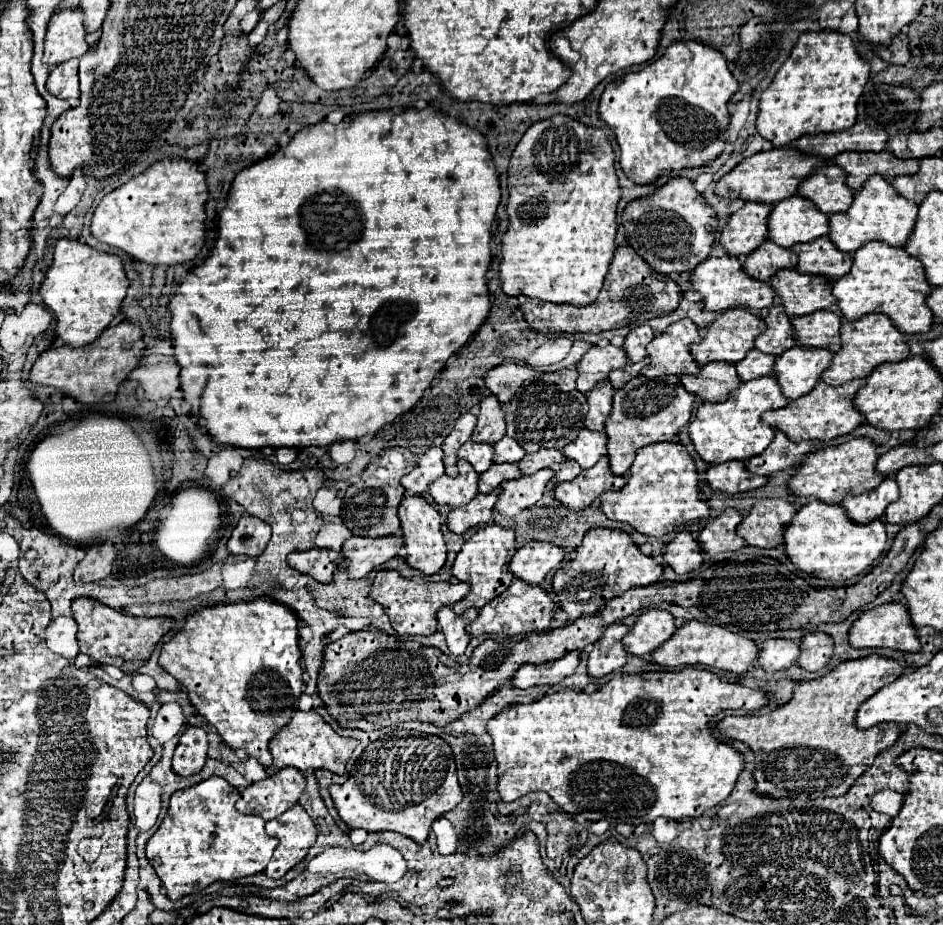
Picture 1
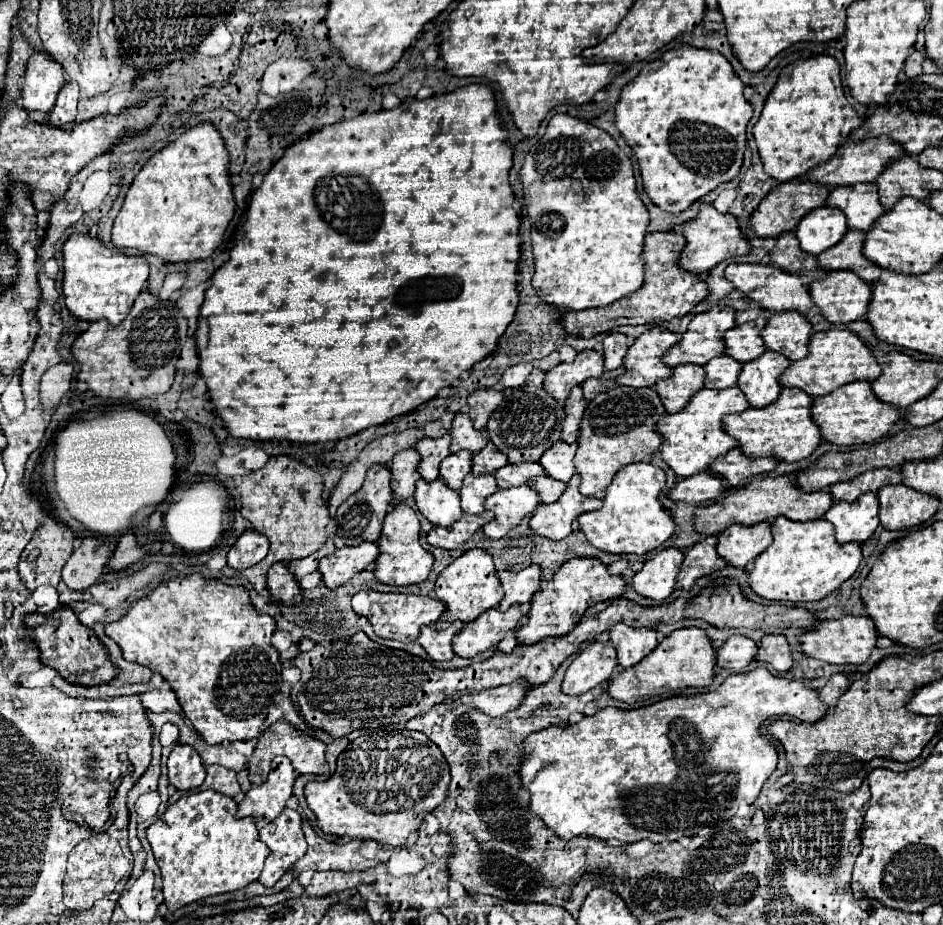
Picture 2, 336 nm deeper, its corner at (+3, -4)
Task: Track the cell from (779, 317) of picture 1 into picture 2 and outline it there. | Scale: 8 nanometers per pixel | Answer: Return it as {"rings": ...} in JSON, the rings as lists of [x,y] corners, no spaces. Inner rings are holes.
{"rings":[[[755,320],[755,322],[739,324],[739,326],[733,326],[731,330],[727,330],[723,334],[725,354],[743,364],[761,356],[767,350],[761,340],[763,324],[765,324],[765,320]]]}

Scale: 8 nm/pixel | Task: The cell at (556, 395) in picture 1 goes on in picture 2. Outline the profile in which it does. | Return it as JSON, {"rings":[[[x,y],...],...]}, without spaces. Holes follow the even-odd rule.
{"rings":[[[533,370],[527,382],[505,396],[503,404],[491,414],[487,422],[491,442],[507,456],[509,464],[537,462],[543,452],[559,440],[559,426],[563,422],[563,402],[557,402],[543,390],[545,374]]]}

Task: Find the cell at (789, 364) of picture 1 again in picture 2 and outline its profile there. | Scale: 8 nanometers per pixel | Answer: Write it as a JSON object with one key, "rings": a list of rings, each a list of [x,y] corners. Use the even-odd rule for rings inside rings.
{"rings":[[[765,352],[755,360],[749,360],[743,364],[737,380],[737,388],[745,394],[749,406],[759,408],[773,402],[773,398],[779,396],[781,384],[779,376],[783,370],[791,364],[791,360],[785,360],[783,354],[777,352]]]}

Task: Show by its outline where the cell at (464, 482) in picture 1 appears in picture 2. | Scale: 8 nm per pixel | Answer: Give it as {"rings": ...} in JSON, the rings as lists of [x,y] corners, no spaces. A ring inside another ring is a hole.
{"rings":[[[419,478],[415,488],[415,504],[433,526],[449,526],[463,516],[459,494],[447,488],[441,478],[435,482],[425,482]]]}

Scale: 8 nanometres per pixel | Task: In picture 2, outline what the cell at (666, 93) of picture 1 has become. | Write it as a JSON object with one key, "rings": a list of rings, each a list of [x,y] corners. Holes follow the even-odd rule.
{"rings":[[[687,44],[645,64],[639,76],[621,90],[621,98],[615,106],[615,126],[639,160],[647,196],[653,204],[671,214],[687,210],[711,190],[737,178],[747,148],[745,128],[751,116],[753,108],[743,96],[743,82],[737,78],[727,58],[719,52],[699,50]]]}

